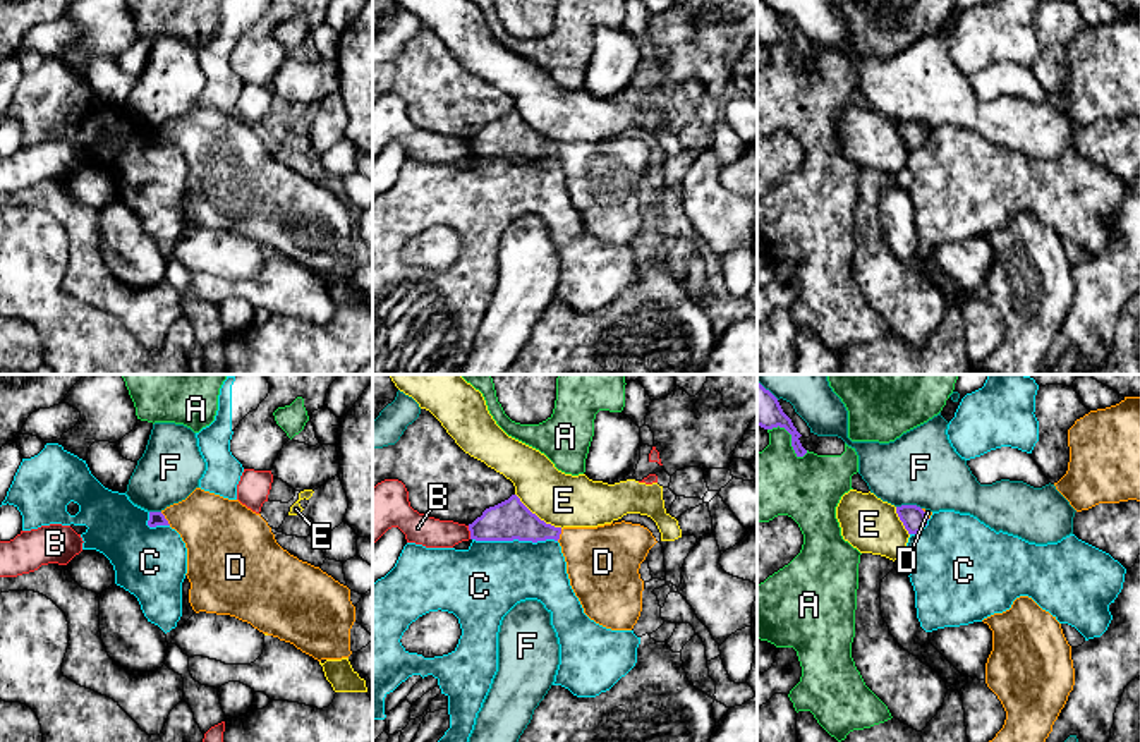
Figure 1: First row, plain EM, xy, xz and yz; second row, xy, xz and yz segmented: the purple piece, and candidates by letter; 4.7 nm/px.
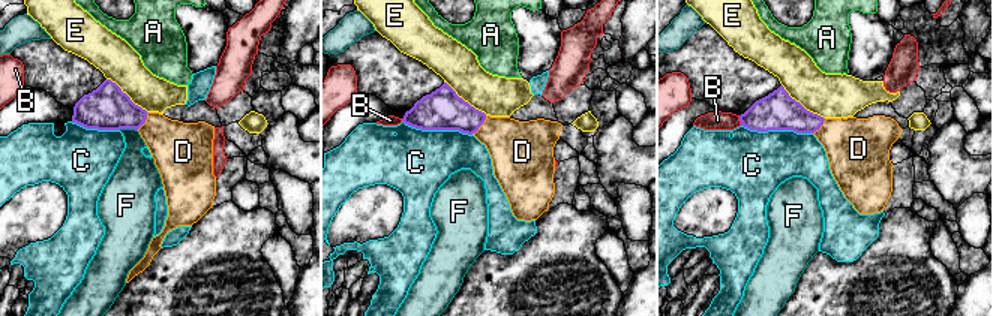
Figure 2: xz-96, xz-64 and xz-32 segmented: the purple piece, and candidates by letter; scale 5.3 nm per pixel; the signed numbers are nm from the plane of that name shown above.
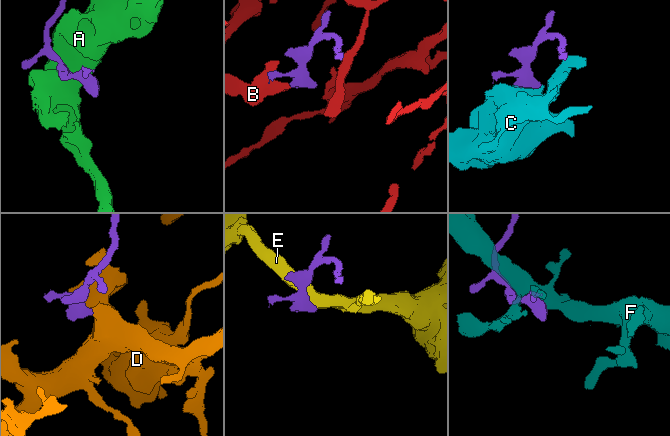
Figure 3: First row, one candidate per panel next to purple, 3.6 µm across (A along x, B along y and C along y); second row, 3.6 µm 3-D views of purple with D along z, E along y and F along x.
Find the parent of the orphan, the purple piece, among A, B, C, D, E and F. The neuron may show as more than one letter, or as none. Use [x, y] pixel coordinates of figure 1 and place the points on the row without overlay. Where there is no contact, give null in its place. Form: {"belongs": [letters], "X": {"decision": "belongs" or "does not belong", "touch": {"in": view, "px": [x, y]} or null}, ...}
{"belongs": ["D"], "A": {"decision": "does not belong", "touch": {"in": "yz", "px": [792, 54]}}, "B": {"decision": "does not belong", "touch": {"in": "xz", "px": [471, 148]}}, "C": {"decision": "does not belong", "touch": {"in": "xz", "px": [515, 153]}}, "D": {"decision": "belongs", "touch": {"in": "xy", "px": [165, 134]}}, "E": {"decision": "does not belong", "touch": {"in": "xz", "px": [536, 131]}}, "F": {"decision": "does not belong", "touch": {"in": "yz", "px": [909, 121]}}}

